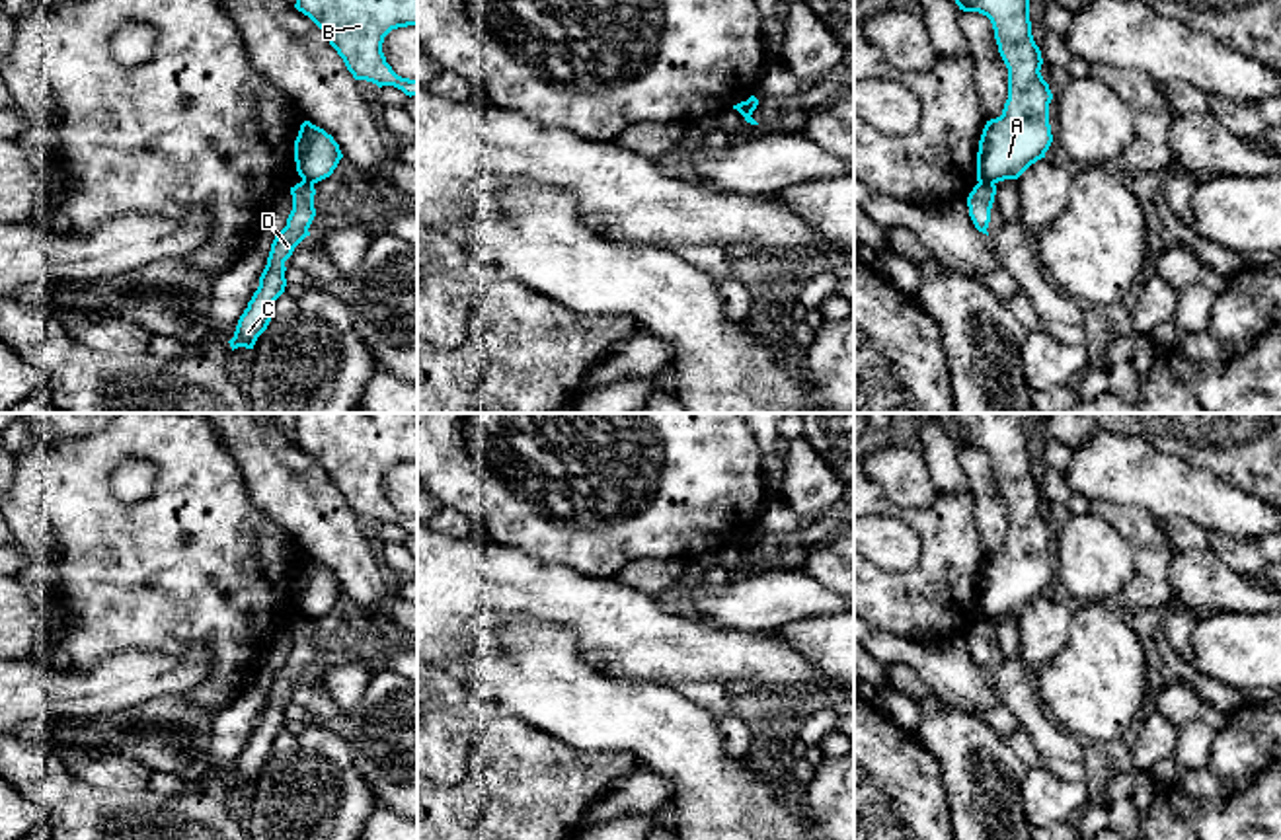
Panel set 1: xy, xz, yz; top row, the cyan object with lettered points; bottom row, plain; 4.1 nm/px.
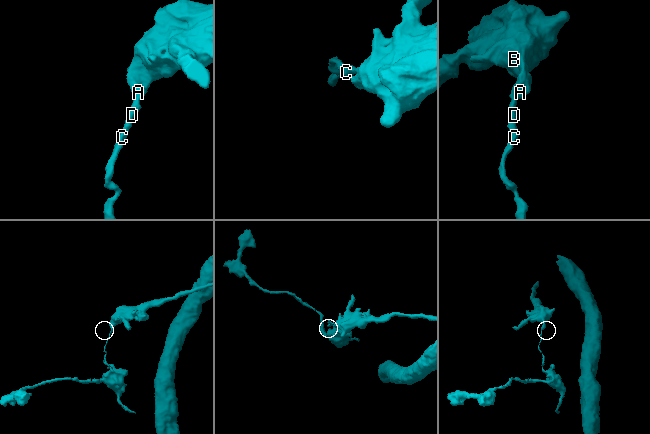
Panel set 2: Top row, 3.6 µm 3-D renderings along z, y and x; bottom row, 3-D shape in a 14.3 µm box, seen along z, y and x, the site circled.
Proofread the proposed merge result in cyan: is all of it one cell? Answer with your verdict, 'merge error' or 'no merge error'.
merge error

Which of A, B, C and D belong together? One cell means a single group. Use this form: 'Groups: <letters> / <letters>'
Groups: A B / C D

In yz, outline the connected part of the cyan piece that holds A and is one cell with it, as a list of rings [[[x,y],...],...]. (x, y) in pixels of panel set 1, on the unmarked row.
[[[951,413],[950,425],[963,448],[987,452],[1008,505],[1008,536],[1002,552],[987,557],[977,589],[977,618],[1018,616],[1045,594],[1053,579],[1049,540],[1053,530],[1041,513],[1041,487],[1029,458],[1031,413]]]

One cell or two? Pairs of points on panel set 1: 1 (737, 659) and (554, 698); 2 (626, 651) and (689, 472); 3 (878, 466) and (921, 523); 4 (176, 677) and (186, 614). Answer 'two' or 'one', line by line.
1: two
2: two
3: two
4: two

